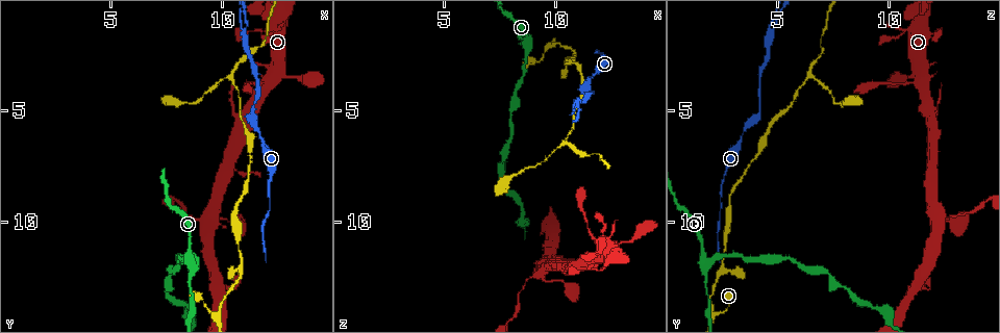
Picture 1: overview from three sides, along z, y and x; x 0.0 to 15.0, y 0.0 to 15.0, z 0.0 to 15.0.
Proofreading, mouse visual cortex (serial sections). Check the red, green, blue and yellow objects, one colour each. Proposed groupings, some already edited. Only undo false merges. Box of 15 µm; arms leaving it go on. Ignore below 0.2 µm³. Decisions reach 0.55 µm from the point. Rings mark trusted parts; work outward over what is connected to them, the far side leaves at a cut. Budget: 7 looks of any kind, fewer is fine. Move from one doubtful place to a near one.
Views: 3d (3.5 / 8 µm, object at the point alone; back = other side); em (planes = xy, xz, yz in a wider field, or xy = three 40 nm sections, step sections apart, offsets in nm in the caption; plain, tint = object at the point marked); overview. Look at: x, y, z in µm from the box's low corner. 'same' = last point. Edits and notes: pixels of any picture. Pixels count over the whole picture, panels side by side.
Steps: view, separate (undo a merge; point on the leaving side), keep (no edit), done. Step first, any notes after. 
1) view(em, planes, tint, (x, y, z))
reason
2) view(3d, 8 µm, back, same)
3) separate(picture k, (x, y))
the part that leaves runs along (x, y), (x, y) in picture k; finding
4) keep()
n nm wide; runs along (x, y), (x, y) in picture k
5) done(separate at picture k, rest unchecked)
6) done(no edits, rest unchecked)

view(3d, 3.5 µm, (10.5, 3.7, 6.3))
three-way junction

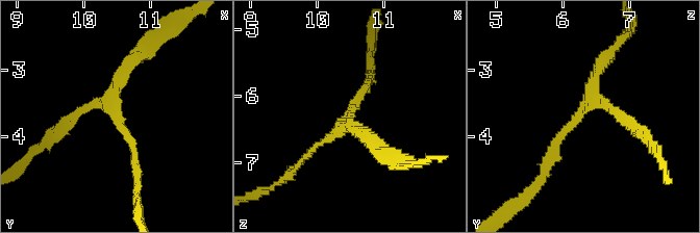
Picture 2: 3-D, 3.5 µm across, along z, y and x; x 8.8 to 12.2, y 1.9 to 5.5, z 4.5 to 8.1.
view(em, xy, step 5, plain, (10.50, 3.70, 6.20))
3 arms; arms of 100, 150, 150 nm; now the EM

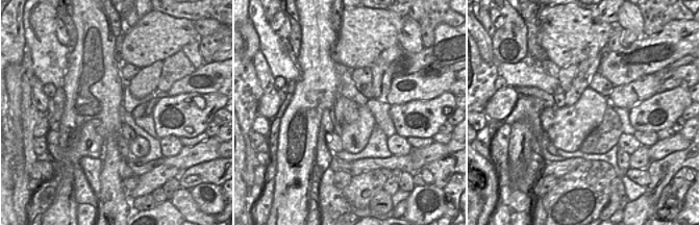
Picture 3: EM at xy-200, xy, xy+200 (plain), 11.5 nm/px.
view(em, xy, step 5, tint, same)

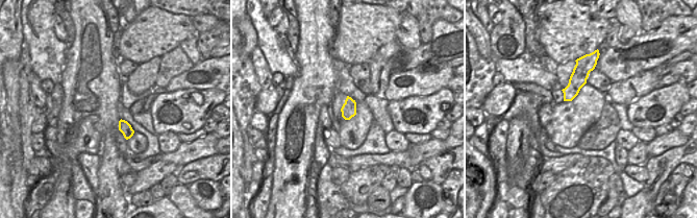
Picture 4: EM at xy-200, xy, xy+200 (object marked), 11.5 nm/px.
keep()
170 nm wide; runs along (371, 76), (340, 129), (307, 156) in picture 2; continuous, no second cell

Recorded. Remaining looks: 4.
view(3d, 3.5 µm, (11.0, 1.4, 4.6))
two arms at a narrow angle

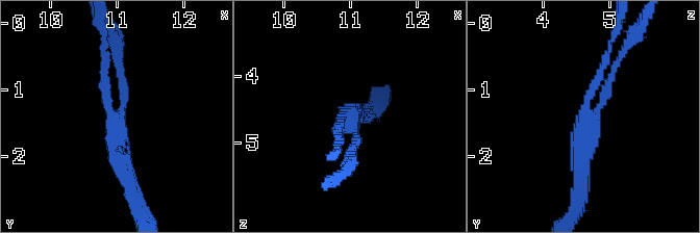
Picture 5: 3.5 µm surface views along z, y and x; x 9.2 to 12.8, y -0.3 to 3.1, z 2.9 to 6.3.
view(em, xy, step 3, tint, (10.95, 1.45, 4.70))
3 arms; arms of 150, 150, 250 nm

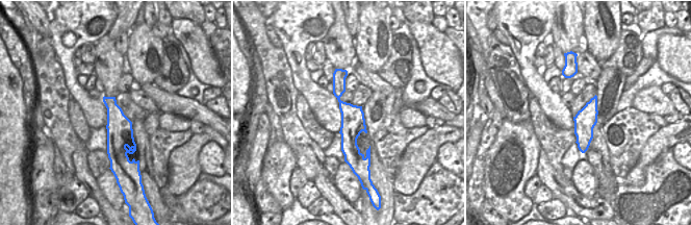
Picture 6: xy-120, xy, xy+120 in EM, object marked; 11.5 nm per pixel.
keep()
280 nm wide; runs along (581, 184), (581, 130), (619, 59) in picture 5; all the same cell

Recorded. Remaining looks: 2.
view(3d, 3.5 µm, (8.7, 11.9, 1.7))
sharp bend

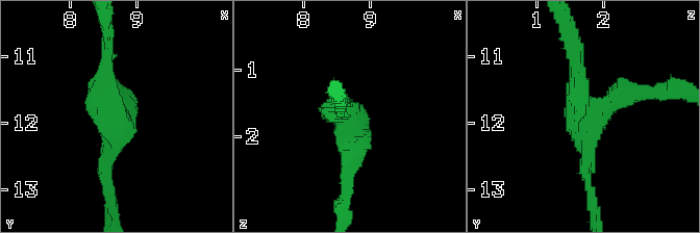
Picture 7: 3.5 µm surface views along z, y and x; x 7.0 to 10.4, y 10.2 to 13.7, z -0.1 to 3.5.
view(em, xy, step 2, tint, (8.70, 11.85, 1.75))
3 arms; arms of 200, 200, 250 nm; need the tissue

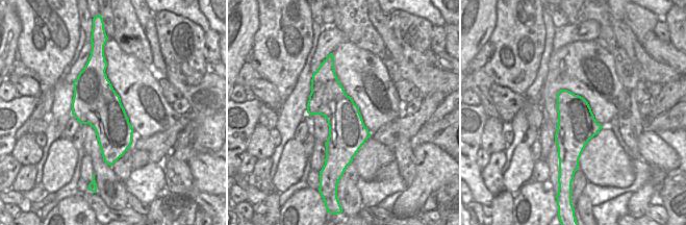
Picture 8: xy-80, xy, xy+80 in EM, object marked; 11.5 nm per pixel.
keep()
runs along (575, 48), (589, 111), (652, 93) in picture 7; continuous, no second cell

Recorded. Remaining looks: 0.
done(no edits, rest unchecked)

